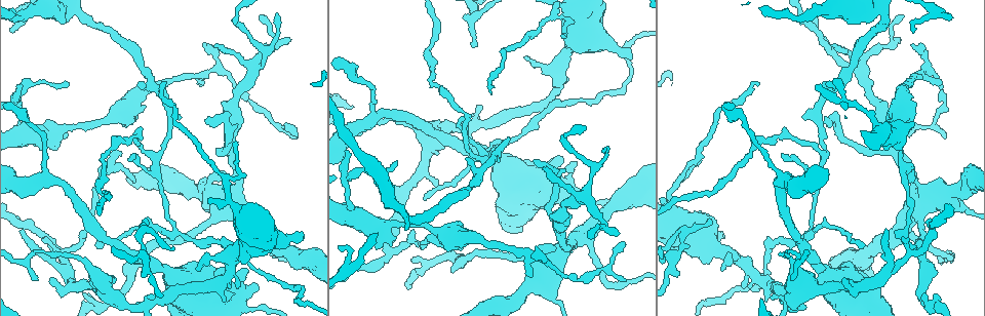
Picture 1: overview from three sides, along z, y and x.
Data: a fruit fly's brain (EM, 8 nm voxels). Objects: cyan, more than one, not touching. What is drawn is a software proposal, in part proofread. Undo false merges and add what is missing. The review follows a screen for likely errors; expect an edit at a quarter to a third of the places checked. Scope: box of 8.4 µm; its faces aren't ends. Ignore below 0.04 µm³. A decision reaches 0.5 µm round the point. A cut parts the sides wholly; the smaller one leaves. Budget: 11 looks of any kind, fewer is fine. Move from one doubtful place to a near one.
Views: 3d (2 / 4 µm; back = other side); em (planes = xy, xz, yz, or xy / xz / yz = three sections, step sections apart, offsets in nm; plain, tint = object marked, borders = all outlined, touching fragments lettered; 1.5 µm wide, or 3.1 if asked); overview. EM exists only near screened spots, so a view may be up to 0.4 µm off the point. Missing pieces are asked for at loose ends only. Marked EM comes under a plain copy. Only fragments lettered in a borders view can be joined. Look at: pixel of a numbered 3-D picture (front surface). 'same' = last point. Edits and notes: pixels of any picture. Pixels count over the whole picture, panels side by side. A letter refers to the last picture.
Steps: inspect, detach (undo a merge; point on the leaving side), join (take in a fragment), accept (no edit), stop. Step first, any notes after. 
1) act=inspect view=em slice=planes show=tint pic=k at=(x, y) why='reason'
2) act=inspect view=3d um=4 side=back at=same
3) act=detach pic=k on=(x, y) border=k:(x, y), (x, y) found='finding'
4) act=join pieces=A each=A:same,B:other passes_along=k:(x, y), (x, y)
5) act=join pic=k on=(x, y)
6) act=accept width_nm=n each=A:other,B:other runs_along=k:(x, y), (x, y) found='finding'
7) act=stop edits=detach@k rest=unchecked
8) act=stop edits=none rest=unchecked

act=inspect view=em slice=xz step=4 show=tint pic=1 at=(435, 184) why='an open end'

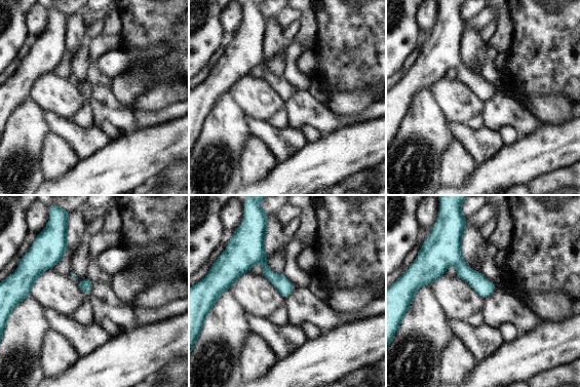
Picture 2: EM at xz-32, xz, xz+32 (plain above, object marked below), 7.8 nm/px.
act=inspect view=em slice=planes show=borders at=same

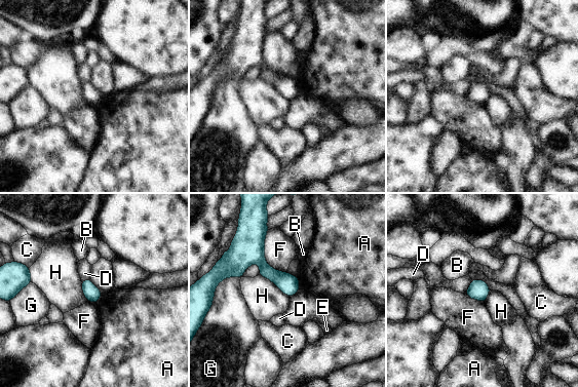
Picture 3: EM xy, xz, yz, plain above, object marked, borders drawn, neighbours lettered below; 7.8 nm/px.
act=accept each=A:other,B:other,C:other,D:other,E:other,F:other,G:other,H:other runs_along=3:(230, 270), (258, 260), (296, 287) found='none of them fits'

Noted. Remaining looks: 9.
act=inspect view=em slice=xz step=8 show=borders pic=1 at=(412, 261) why='branch stops here'

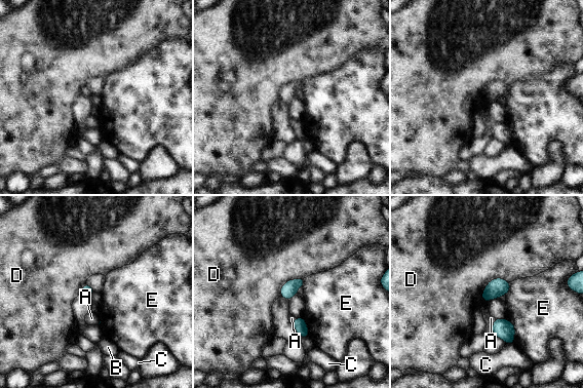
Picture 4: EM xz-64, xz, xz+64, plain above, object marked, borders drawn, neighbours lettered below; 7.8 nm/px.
act=join pieces=A each=A:same,B:other,C:other,D:other,E:other passes_along=4:(300, 324), (295, 326), (292, 318) found='the neuron continues'

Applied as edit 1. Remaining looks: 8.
act=inspect view=overview

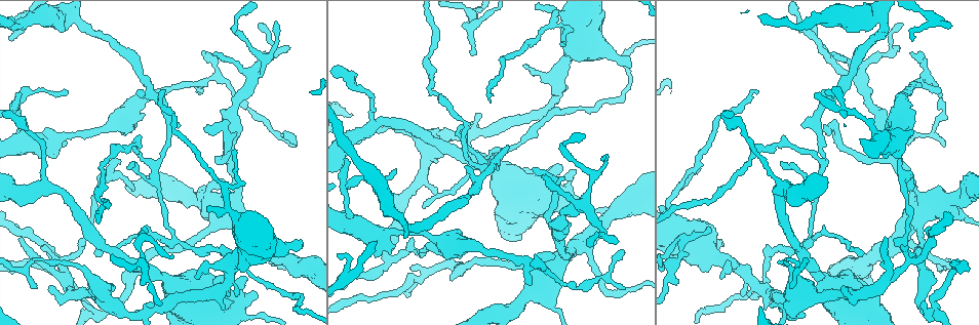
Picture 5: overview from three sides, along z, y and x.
act=inspect view=em slice=planes show=tint pic=5 at=(534, 168) why='tapers out'

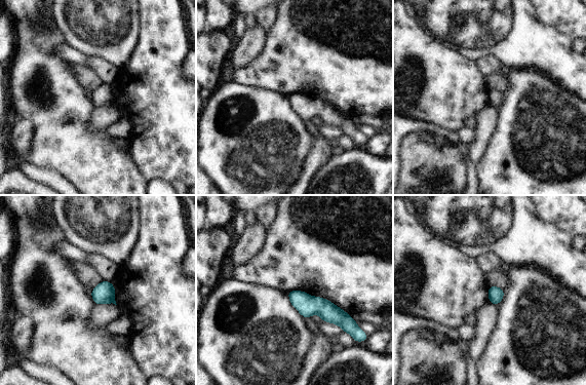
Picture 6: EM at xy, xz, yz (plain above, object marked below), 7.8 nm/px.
act=inspect view=em slice=planes show=borders at=same why='see the neighbours'

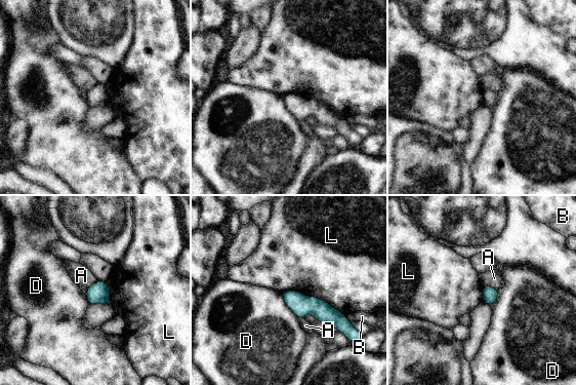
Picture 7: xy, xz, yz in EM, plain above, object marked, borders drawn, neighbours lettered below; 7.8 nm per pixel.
act=accept width_nm=120 each=A:other,B:other,D:other,L:other border=7:(282, 293), (320, 298), (344, 315) found='none of them fits'

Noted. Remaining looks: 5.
act=inspect view=em slice=yz step=8 show=tint pic=5 at=(162, 91) why='long arm stops here'

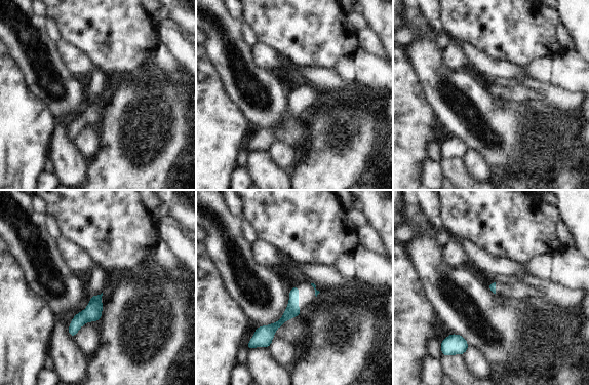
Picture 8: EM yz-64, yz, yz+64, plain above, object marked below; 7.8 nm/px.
act=inspect view=em slice=planes show=borders at=same

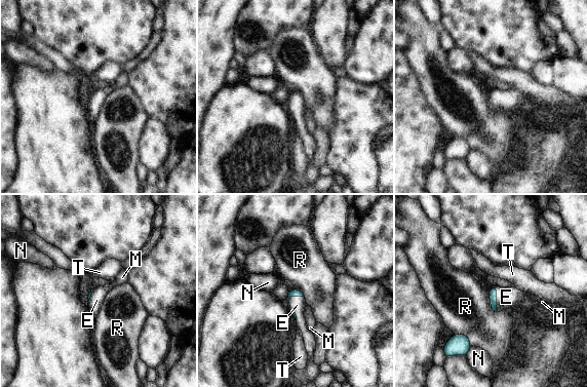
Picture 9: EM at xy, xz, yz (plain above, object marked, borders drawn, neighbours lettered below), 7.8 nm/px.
act=join pieces=E each=E:same,M:other,N:other,R:other,T:other passes_along=9:(493, 292), (496, 299), (506, 297) found='the neuron continues'

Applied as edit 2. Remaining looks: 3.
act=inspect view=em slice=xz step=8 show=borders pic=5 at=(526, 67) why='branch stops here'

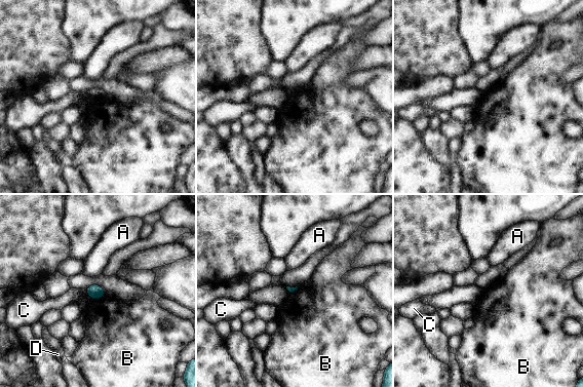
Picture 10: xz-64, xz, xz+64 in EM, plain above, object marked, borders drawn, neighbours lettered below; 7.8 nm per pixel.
act=inspect view=em slice=planes show=borders at=same why='another direction'

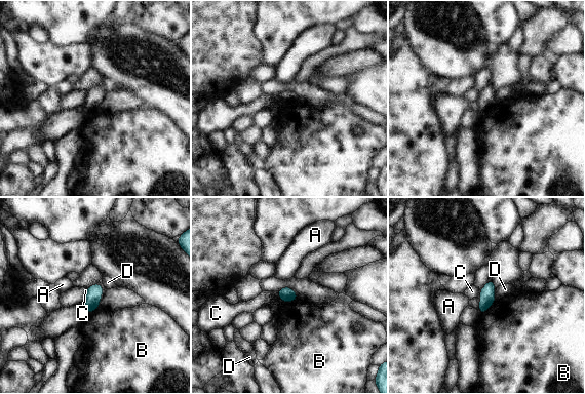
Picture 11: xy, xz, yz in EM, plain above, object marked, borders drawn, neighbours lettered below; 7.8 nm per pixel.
act=accept each=A:other,B:other,C:other,D:other border=11:(87, 289), (85, 300), (81, 305) found='no lettered fragment goes on from it'

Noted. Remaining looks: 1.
act=stop edits=join@4,join@9 rest=unchecked

